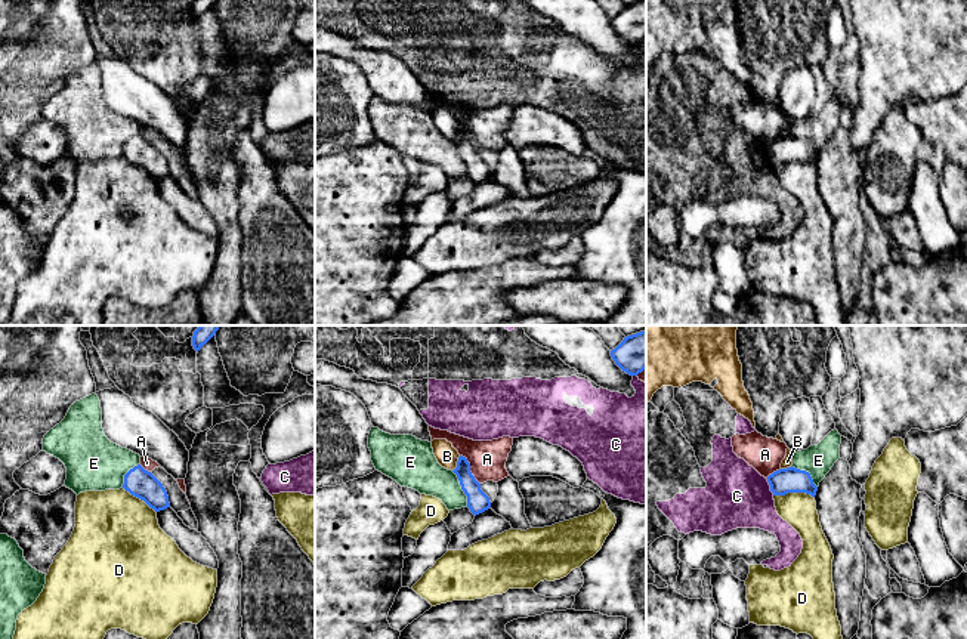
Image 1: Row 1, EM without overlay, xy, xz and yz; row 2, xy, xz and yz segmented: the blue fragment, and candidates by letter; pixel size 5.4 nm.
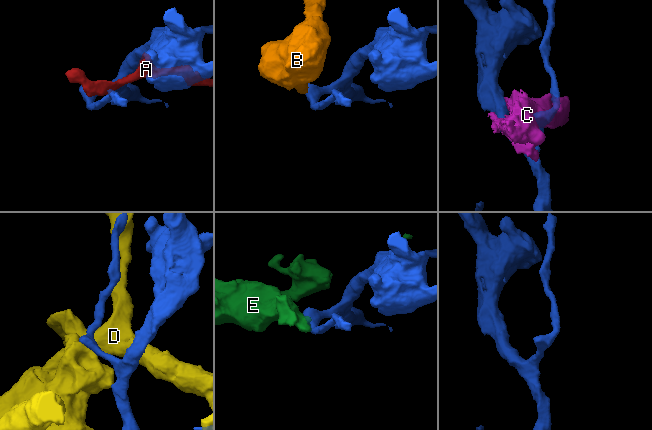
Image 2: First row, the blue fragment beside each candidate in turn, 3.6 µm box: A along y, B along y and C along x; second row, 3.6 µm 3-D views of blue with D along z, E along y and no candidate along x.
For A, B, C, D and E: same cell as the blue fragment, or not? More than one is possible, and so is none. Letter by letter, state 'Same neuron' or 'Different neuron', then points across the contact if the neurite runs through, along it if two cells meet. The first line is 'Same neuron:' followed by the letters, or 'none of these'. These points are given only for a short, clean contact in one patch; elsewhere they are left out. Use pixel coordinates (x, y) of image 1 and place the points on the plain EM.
Same neuron: none of these
A: Different neuron
B: Different neuron. Boundary: xz (460, 124), (453, 139)
C: Different neuron
D: Different neuron
E: Different neuron. Boundary: xz (451, 139), (466, 164), (467, 175)

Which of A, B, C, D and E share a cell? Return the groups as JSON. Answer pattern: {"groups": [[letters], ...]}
{"groups": [["A"], ["B"], ["C"], ["D"], ["E"]]}

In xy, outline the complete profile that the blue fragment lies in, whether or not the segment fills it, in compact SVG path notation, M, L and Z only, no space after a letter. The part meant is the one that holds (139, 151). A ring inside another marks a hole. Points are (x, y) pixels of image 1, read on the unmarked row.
M140 133L124 143L123 157L143 169L155 180L170 176L169 164L163 152Z

